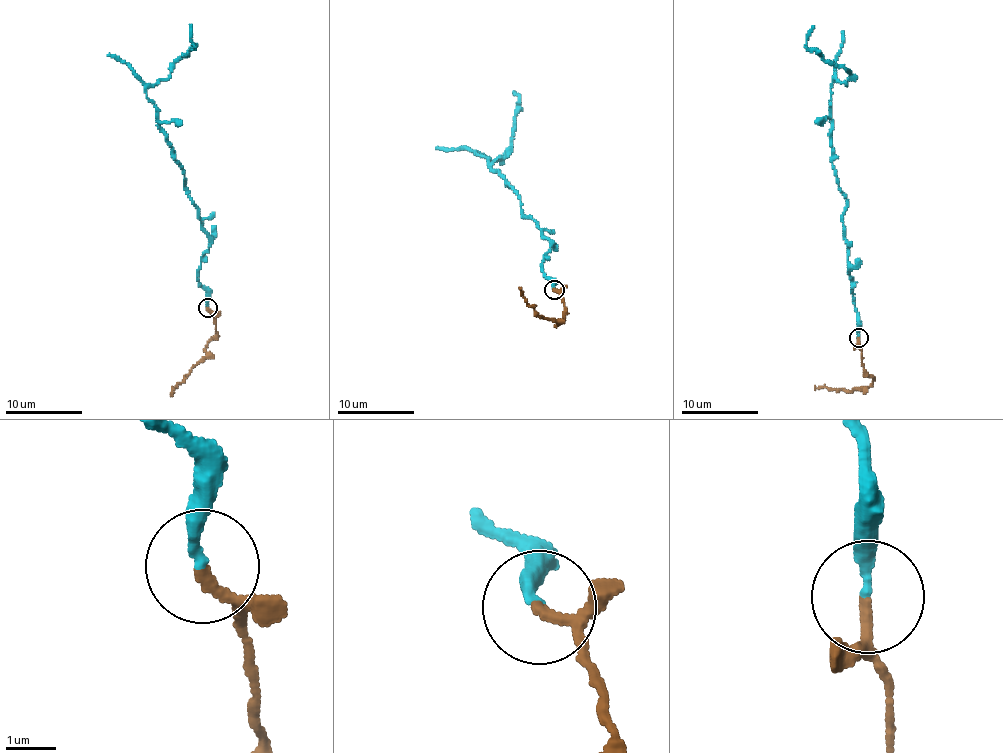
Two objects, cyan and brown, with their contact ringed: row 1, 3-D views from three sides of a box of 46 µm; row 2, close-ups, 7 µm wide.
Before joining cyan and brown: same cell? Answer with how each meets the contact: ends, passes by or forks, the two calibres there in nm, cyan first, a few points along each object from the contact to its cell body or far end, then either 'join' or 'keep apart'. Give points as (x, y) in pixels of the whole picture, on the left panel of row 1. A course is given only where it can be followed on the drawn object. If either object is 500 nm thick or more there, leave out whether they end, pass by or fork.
cyan ends; brown passes by; calibres 200 and 150 nm; course cyan (208, 307), (197, 269), (210, 235), (146, 95), (194, 46), (190, 24); course brown (208, 307), (217, 335), (211, 338), (206, 354), (170, 392); join

